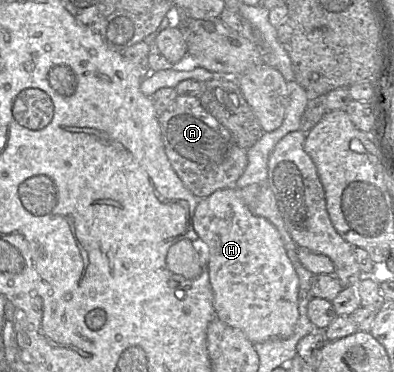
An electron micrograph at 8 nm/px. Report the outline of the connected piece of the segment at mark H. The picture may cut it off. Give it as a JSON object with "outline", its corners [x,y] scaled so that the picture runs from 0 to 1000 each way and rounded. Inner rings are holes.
{"outline":[[[599,503],[556,508],[508,535],[490,605],[530,667],[548,852],[609,884],[640,922],[734,909],[759,855],[759,747],[701,610],[645,578]]]}

